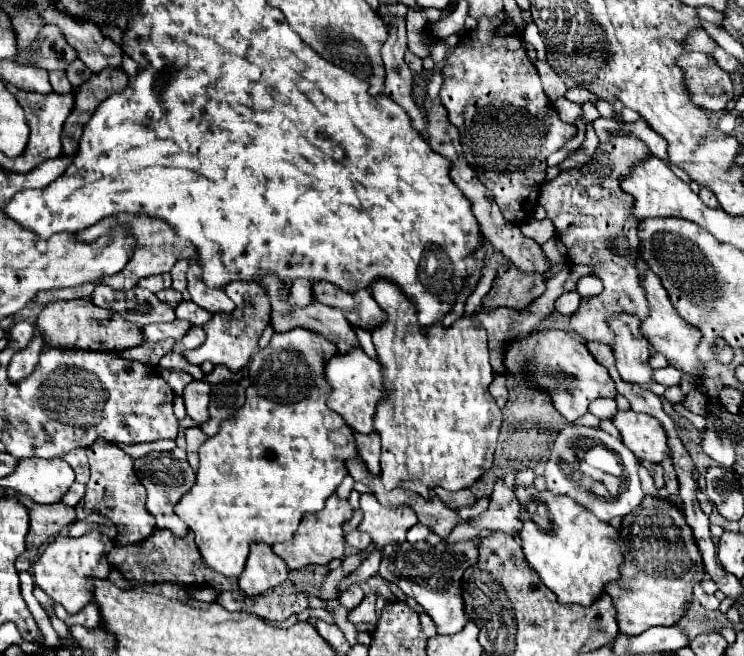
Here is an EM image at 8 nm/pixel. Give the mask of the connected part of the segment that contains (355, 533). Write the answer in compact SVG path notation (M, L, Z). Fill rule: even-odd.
M352 530L352 532L346 536L346 542L348 542L350 546L354 546L356 550L362 550L362 546L368 546L372 540L368 538L368 534L364 534L364 532L360 532L360 530Z

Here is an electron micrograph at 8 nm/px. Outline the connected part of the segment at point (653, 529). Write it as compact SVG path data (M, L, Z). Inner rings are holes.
M646 496L636 512L622 518L620 536L626 544L620 578L606 586L618 610L620 632L634 636L652 626L674 626L692 602L694 584L704 576L702 558L684 514L668 500Z

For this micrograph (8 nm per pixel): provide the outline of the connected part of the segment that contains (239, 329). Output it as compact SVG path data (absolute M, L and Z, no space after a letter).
M230 282L224 290L232 294L232 302L236 304L236 310L230 314L214 314L210 322L202 326L206 332L204 344L196 350L188 350L184 358L190 364L200 366L202 362L208 360L212 364L224 364L232 372L238 372L248 364L248 360L252 358L258 346L258 338L262 336L264 328L270 324L270 302L264 288L258 286L256 282Z

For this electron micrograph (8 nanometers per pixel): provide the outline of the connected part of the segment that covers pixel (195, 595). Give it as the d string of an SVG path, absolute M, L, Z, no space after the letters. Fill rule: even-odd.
M203 587L198 590L190 591L188 593L188 597L198 601L208 603L208 602L216 601L217 594L219 593L211 587Z

